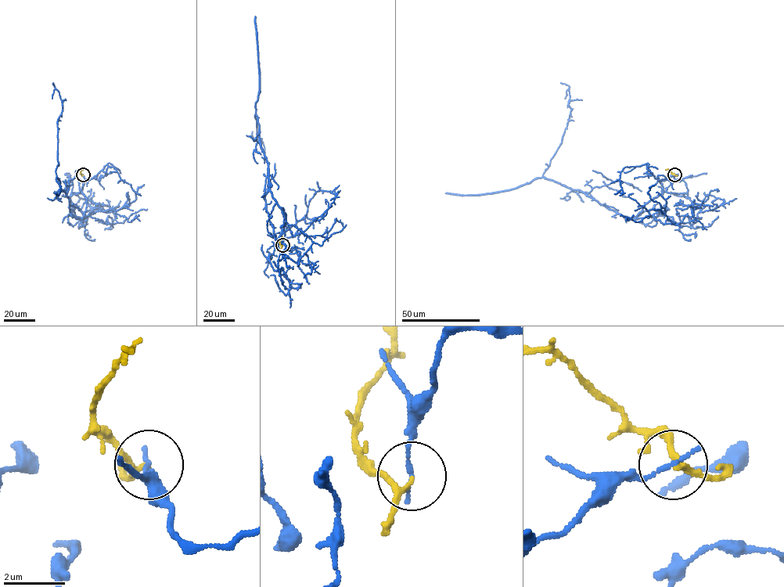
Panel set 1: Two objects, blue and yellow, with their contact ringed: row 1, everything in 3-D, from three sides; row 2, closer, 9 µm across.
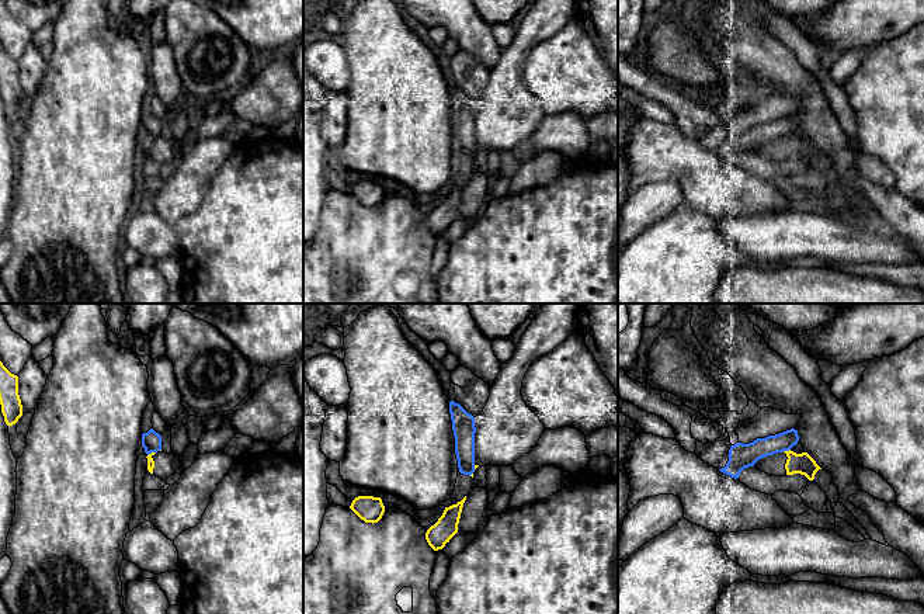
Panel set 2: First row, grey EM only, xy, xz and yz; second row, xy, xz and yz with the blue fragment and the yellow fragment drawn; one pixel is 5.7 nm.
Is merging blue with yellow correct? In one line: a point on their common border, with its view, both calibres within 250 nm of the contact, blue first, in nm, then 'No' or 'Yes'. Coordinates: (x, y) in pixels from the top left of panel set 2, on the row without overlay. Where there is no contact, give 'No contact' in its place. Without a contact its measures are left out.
Touches blue at xy (150, 138). Thickness 110 nm (blue) against 50 nm. No

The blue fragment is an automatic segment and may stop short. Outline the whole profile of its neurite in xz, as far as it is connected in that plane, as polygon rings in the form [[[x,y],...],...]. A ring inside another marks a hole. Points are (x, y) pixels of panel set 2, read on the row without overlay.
[[[454,86],[449,87],[449,98],[459,157],[470,162],[475,157],[475,103]]]

